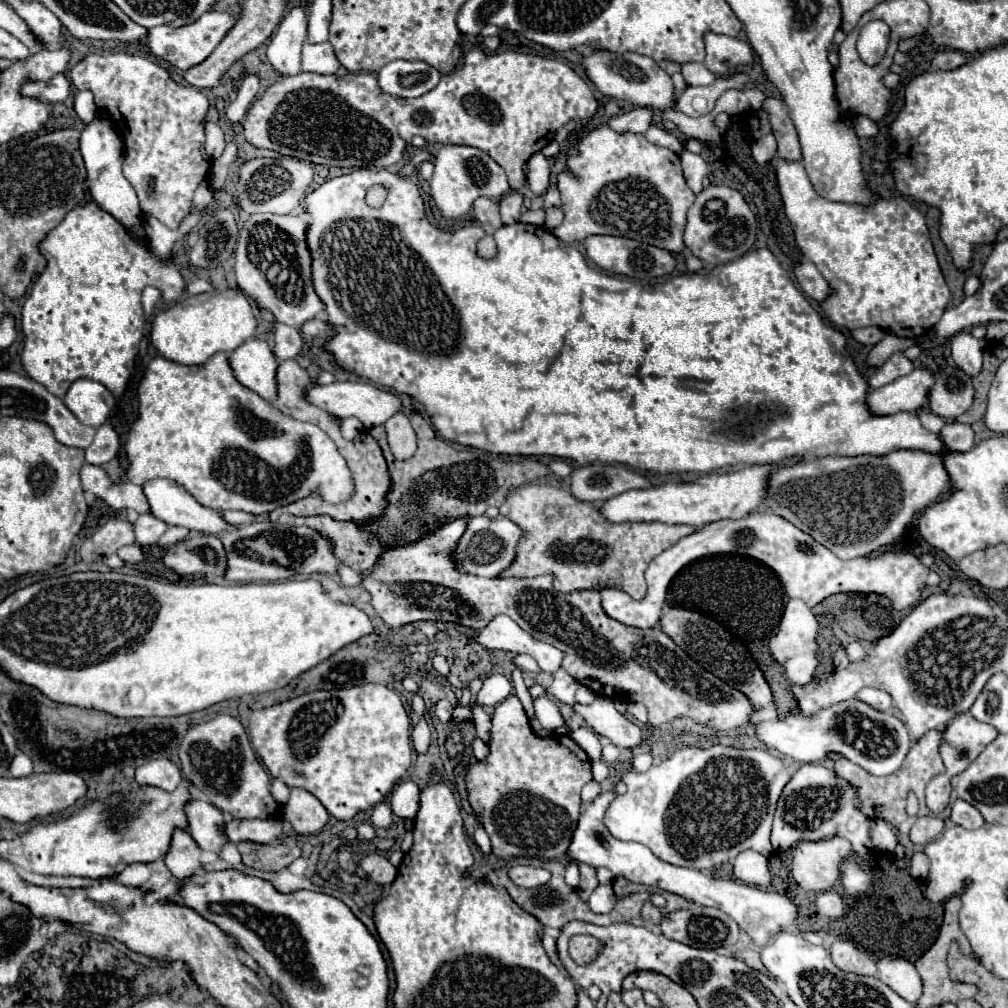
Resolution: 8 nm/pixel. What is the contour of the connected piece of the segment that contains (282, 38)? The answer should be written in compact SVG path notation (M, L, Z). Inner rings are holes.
M293 8L267 46L267 58L281 76L295 76L301 72L301 46L307 38L307 14Z

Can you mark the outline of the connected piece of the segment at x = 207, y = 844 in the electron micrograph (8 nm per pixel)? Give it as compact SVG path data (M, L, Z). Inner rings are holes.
M191 800L185 806L185 814L189 820L189 834L201 850L221 852L223 846L229 844L227 836L223 834L225 818L221 810L203 800Z

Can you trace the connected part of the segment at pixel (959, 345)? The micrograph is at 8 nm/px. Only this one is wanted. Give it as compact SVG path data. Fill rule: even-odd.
M959 332L949 340L949 348L955 364L969 376L977 376L981 372L983 346L985 346L985 338L975 338L969 332Z

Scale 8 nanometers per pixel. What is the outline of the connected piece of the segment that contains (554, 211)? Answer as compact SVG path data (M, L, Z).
M549 208L549 210L547 210L547 220L545 220L545 226L543 226L543 228L553 230L553 228L559 226L561 222L563 222L563 212L561 212L561 208Z

